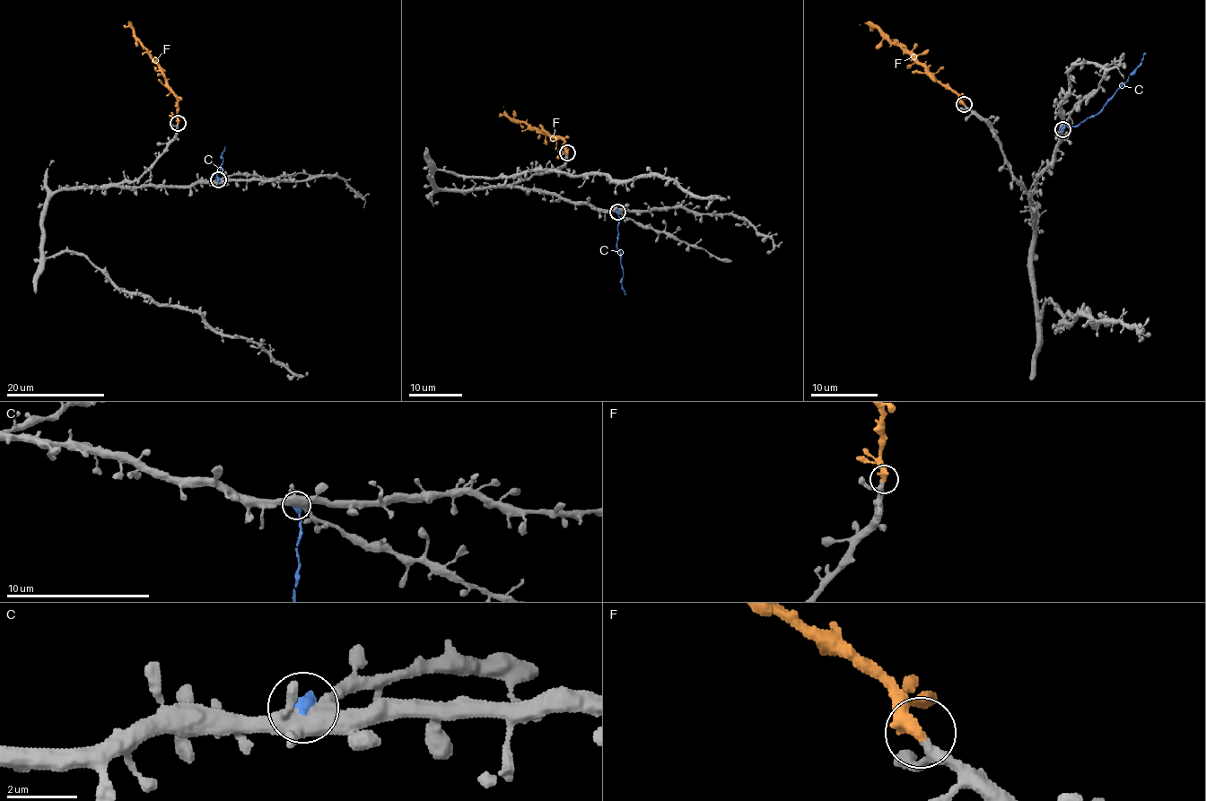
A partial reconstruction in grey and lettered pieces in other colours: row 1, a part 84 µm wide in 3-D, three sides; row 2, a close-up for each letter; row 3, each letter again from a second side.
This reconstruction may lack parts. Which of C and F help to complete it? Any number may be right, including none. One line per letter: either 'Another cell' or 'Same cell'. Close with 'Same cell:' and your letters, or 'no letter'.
C: Another cell
F: Same cell
Same cell: F

